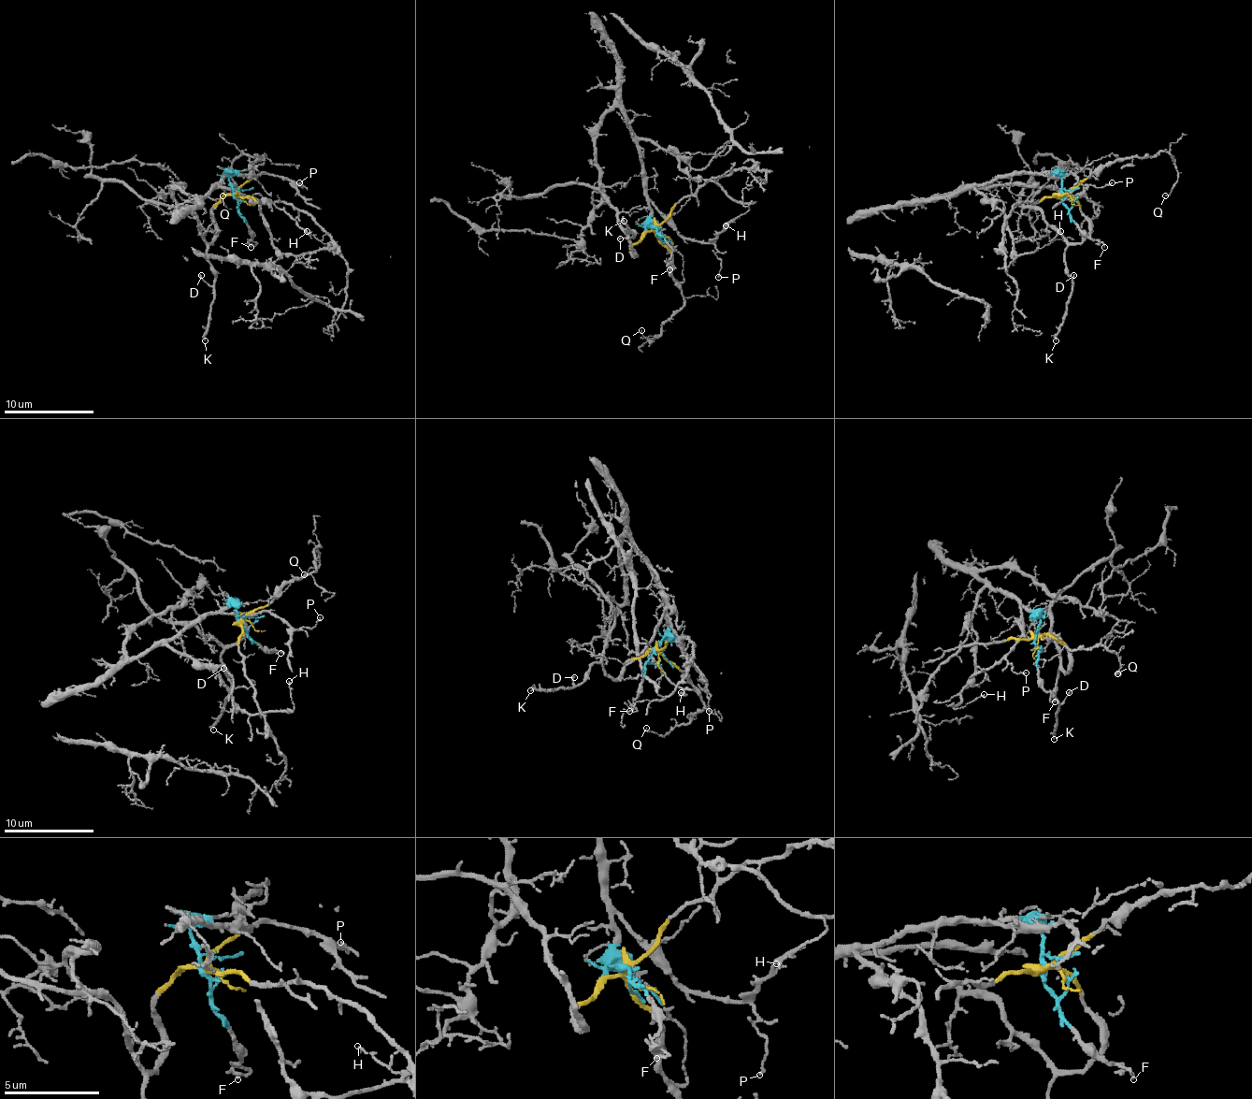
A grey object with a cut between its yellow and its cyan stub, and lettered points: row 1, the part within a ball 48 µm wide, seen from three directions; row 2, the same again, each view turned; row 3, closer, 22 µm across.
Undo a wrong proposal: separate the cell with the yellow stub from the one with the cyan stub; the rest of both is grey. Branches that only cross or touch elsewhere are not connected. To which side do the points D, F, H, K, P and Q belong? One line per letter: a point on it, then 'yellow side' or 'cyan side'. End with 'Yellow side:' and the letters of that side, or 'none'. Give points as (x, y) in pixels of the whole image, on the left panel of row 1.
D: place (201, 275); yellow side
F: place (251, 247); cyan side
H: place (307, 231); cyan side
K: place (205, 340); yellow side
P: place (299, 182); cyan side
Q: place (223, 195); yellow side
Yellow side: D, K, Q

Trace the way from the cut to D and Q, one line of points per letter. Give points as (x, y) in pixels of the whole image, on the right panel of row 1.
D: (1063, 195), (1072, 195), (1086, 218), (1087, 234), (1065, 250), (1065, 267), (1072, 286), (1074, 275)
Q: (1063, 195), (1092, 173), (1126, 157), (1153, 157), (1164, 151), (1175, 164), (1178, 180), (1164, 195)

